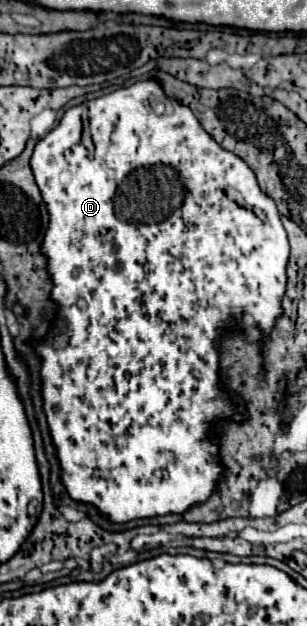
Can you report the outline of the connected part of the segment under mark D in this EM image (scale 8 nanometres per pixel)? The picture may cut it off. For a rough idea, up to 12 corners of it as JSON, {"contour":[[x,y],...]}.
{"contour":[[156,81],[30,159],[64,487],[112,521],[220,481],[234,315],[290,245]]}

